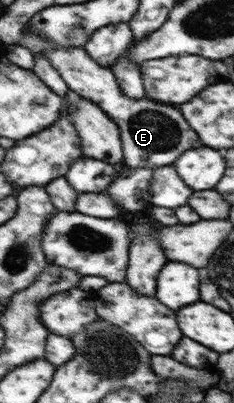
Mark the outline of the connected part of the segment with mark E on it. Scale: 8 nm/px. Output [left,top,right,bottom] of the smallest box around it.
[18,30,202,168]

